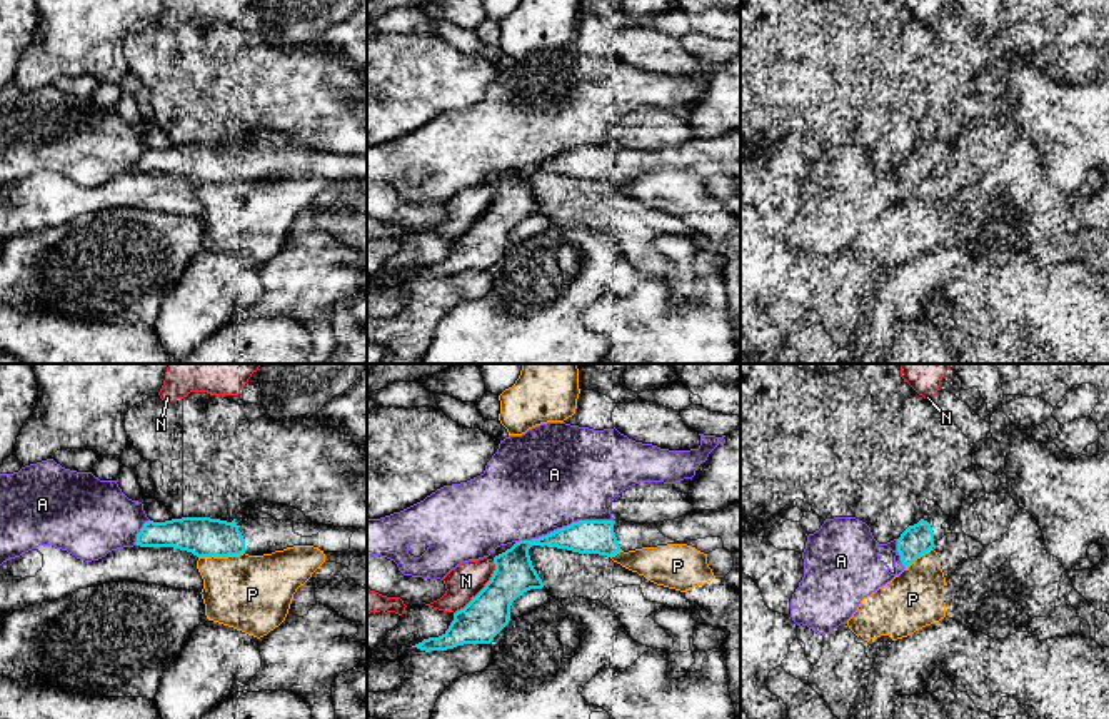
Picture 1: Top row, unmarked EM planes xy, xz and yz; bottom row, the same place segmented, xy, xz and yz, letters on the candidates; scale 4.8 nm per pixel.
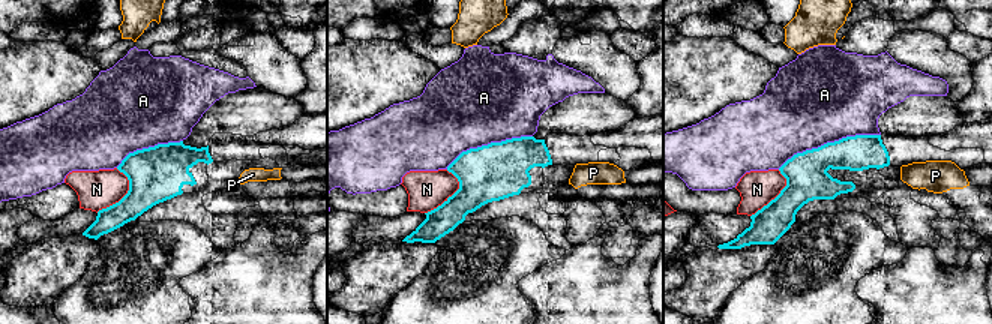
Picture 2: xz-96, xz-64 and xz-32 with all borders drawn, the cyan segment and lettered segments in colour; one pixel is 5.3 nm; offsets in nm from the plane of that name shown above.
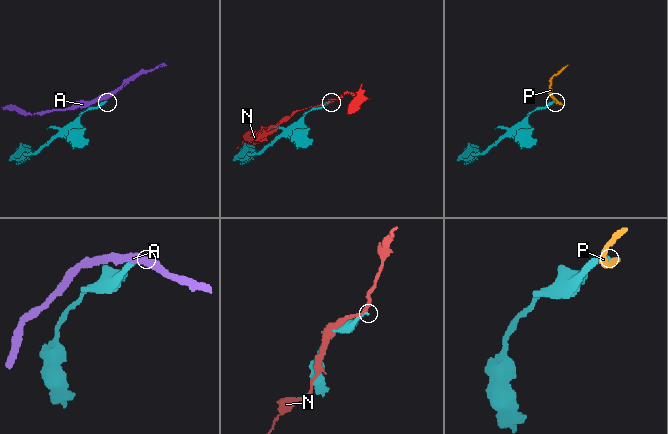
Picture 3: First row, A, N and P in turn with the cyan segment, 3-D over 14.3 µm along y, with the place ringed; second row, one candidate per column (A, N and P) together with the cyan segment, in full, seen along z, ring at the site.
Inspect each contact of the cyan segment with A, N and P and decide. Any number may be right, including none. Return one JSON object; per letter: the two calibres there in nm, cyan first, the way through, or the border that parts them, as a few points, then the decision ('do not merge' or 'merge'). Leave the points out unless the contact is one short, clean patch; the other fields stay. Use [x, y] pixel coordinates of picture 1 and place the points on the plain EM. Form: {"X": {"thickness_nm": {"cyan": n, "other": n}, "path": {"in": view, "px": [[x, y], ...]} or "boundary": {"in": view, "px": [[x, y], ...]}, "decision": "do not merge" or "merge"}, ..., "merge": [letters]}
{"A": {"thickness_nm": {"cyan": 160, "other": 480}, "decision": "do not merge"}, "N": {"thickness_nm": {"cyan": 200, "other": 170}, "decision": "do not merge"}, "P": {"thickness_nm": {"cyan": 190, "other": 360}, "decision": "do not merge"}, "merge": []}

